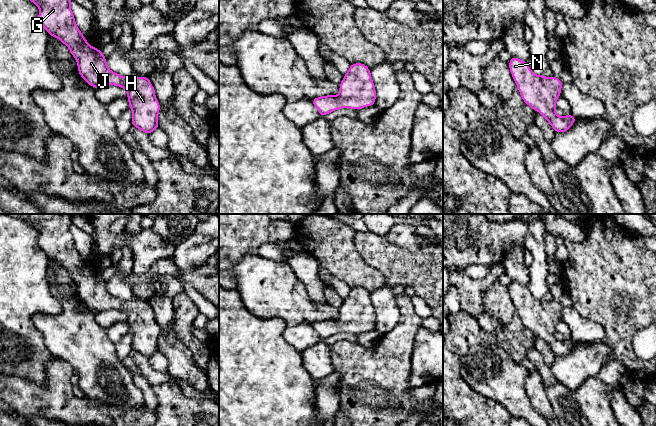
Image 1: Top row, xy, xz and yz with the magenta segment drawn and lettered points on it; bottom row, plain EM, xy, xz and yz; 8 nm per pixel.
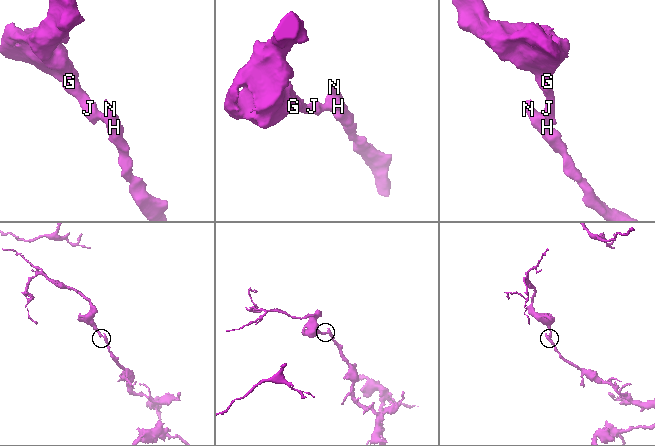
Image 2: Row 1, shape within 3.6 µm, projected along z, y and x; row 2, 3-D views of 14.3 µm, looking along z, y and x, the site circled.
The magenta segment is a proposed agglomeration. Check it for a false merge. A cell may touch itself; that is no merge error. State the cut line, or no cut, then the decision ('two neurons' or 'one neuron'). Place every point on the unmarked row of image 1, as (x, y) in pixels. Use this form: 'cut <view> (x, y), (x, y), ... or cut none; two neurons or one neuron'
cut none; one neuron

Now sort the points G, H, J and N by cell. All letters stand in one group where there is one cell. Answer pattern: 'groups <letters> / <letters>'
groups G H J N

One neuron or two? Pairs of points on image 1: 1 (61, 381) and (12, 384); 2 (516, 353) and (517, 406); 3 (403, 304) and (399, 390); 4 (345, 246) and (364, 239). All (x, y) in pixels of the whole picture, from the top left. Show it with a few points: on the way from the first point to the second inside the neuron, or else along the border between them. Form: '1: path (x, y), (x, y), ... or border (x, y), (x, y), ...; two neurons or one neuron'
1: path (49, 391), (24, 391); one neuron
2: border (500, 345), (516, 362); two neurons
3: path (405, 325), (405, 330), (399, 340), (399, 369); one neuron
4: border (356, 232), (354, 246), (361, 258), (367, 263); two neurons

